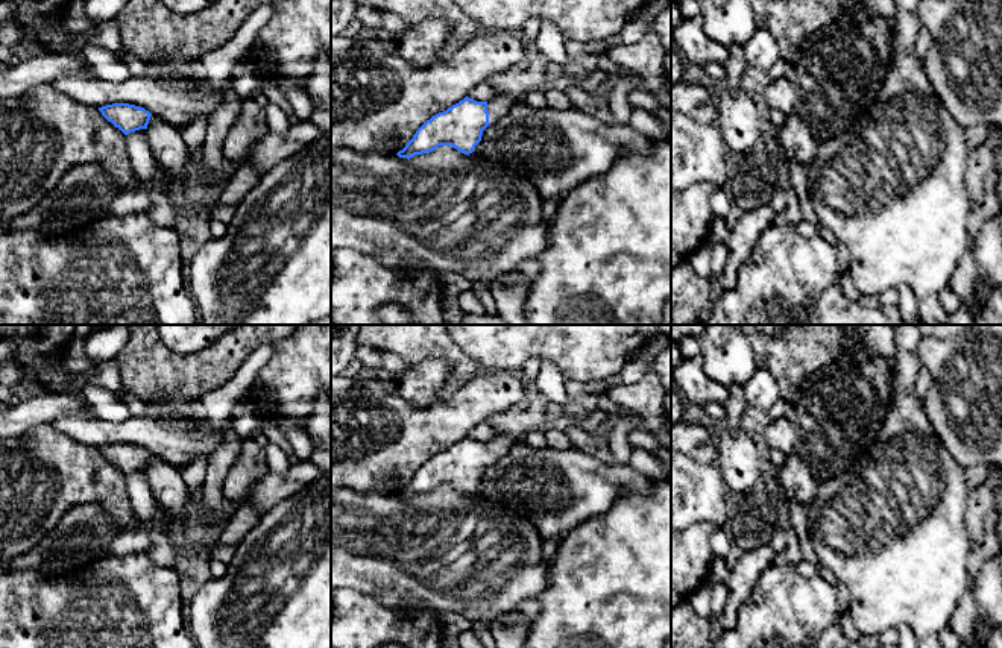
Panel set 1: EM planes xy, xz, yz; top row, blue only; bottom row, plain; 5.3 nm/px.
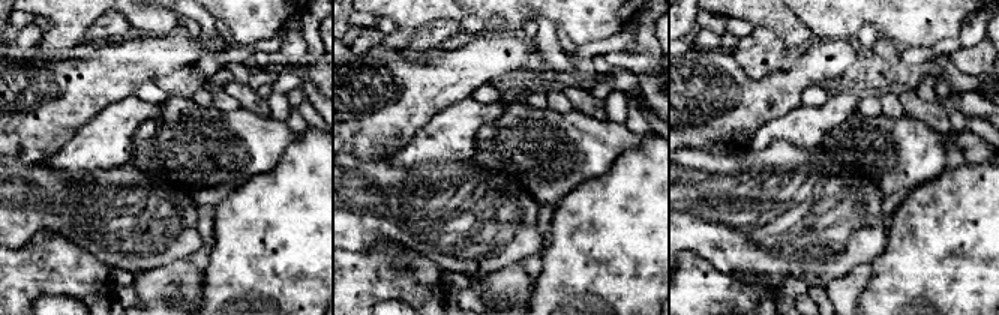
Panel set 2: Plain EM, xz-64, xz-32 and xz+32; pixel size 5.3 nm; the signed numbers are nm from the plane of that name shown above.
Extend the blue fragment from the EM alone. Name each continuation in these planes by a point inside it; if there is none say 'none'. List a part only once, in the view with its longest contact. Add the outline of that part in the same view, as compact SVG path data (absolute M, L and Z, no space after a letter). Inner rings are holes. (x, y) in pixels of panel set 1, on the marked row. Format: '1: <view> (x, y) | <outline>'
1: xz (500, 105) | M496 94L487 102L489 123L499 121L519 99L510 94Z

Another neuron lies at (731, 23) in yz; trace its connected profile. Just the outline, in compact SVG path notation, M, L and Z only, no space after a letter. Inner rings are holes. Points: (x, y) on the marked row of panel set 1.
M698 0L698 5L707 38L726 49L747 44L758 30L748 0Z

